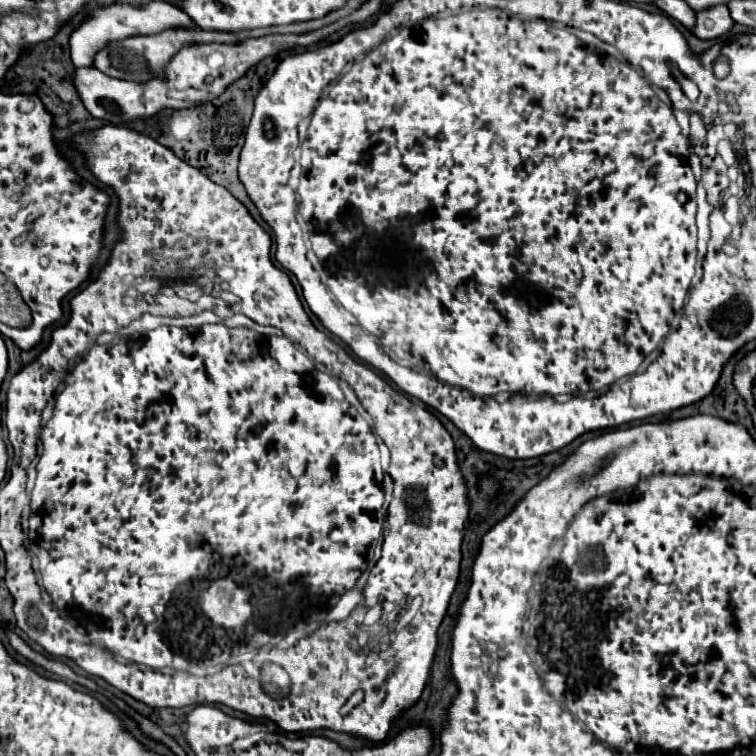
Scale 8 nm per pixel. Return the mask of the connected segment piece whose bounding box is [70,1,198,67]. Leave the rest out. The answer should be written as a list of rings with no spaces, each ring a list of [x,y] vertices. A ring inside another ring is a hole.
[[[152,1],[144,7],[110,5],[106,9],[96,9],[92,13],[92,19],[84,21],[70,37],[72,63],[76,67],[94,67],[96,53],[100,53],[100,49],[104,49],[112,41],[122,41],[126,37],[136,37],[136,35],[156,35],[166,29],[198,29],[198,23],[192,21],[182,9],[162,1]]]

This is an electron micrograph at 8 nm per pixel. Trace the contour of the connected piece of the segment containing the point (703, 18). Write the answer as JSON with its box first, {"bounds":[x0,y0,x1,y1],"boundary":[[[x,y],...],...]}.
{"bounds":[692,5,734,39],"boundary":[[[716,5],[716,9],[708,9],[704,13],[698,13],[696,27],[692,33],[700,39],[716,39],[728,33],[734,27],[734,19],[730,17],[730,11],[726,5]]]}

